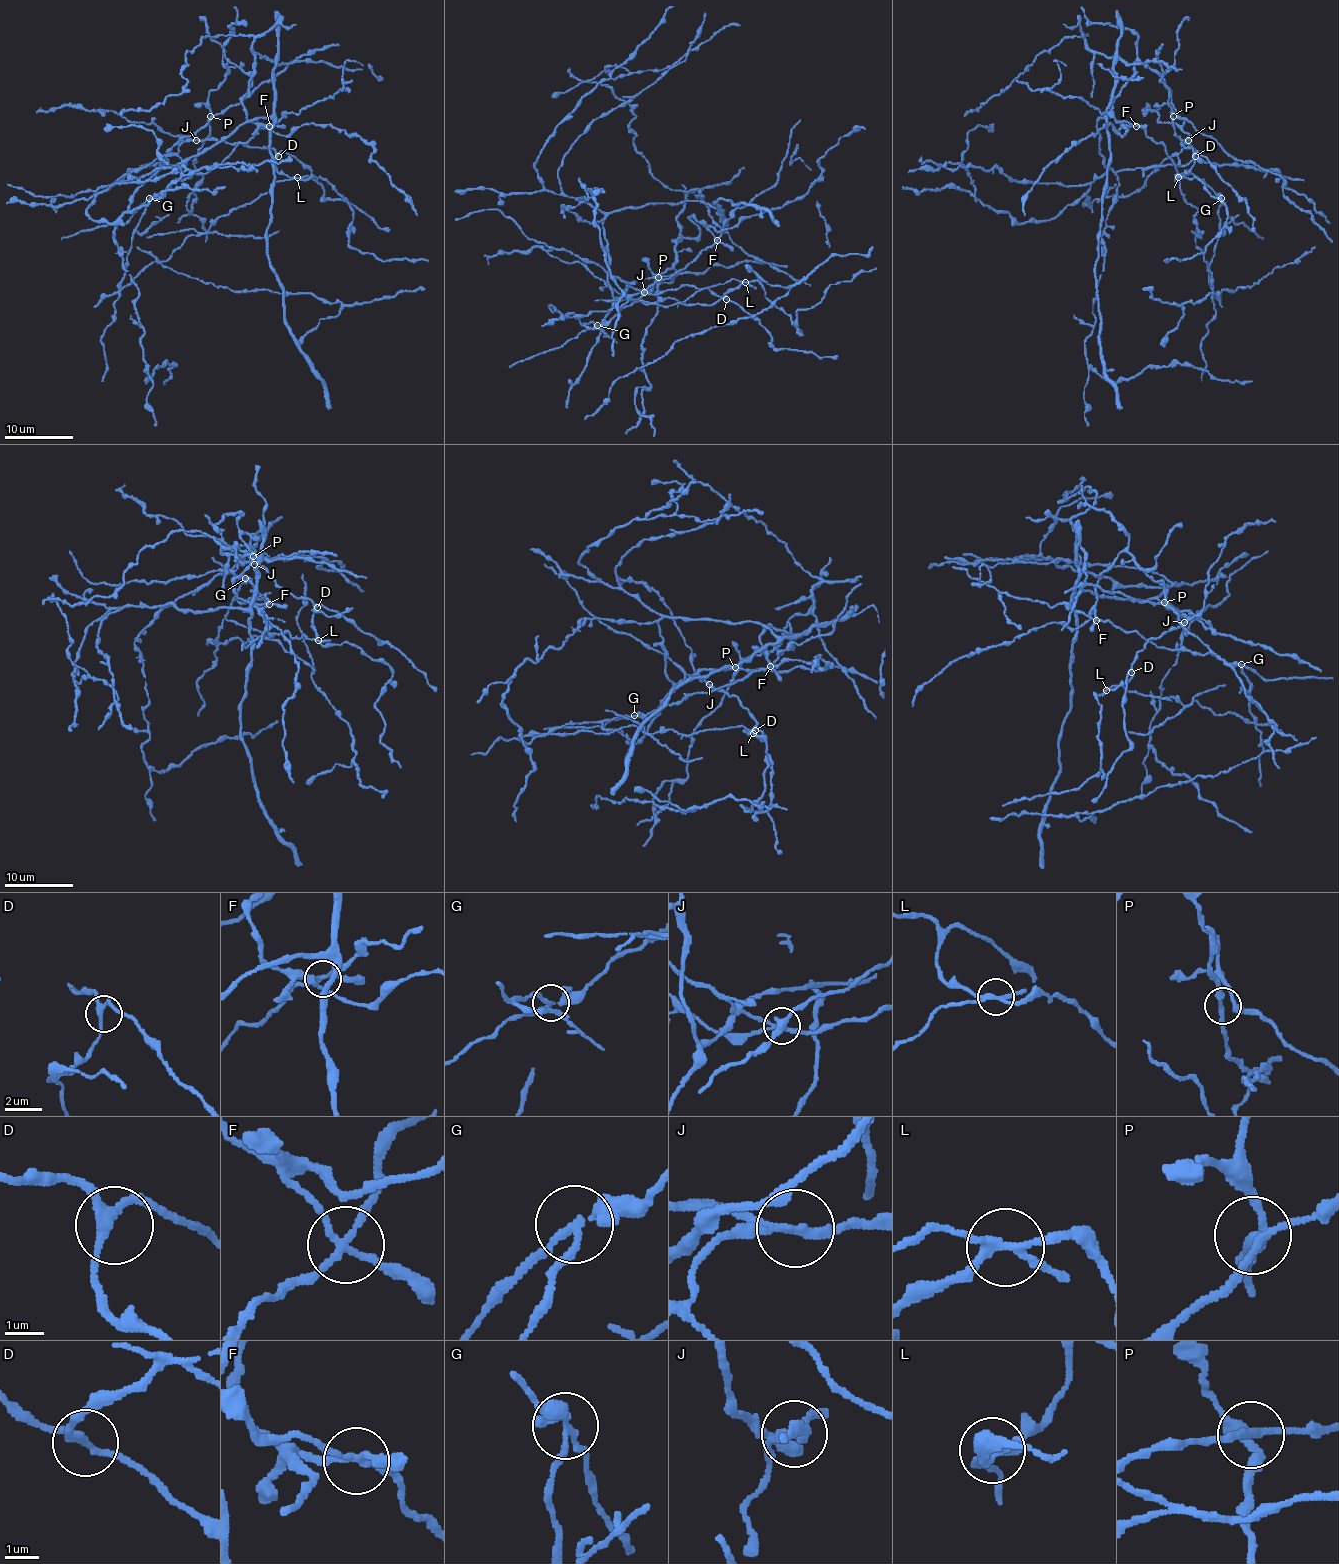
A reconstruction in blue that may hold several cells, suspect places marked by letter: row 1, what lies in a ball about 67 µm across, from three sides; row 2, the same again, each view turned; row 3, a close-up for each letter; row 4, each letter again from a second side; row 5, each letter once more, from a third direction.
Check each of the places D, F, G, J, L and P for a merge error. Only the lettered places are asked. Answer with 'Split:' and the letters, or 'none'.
Split: F, G, J, L

